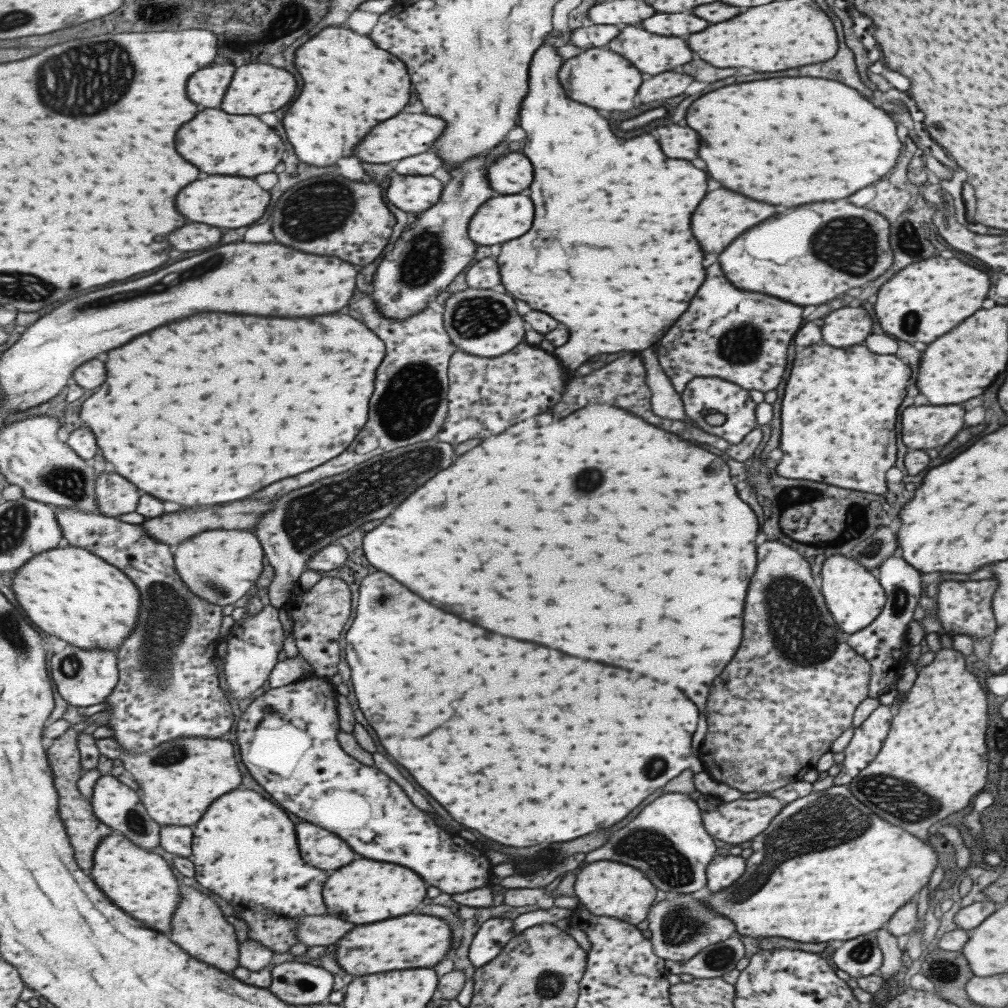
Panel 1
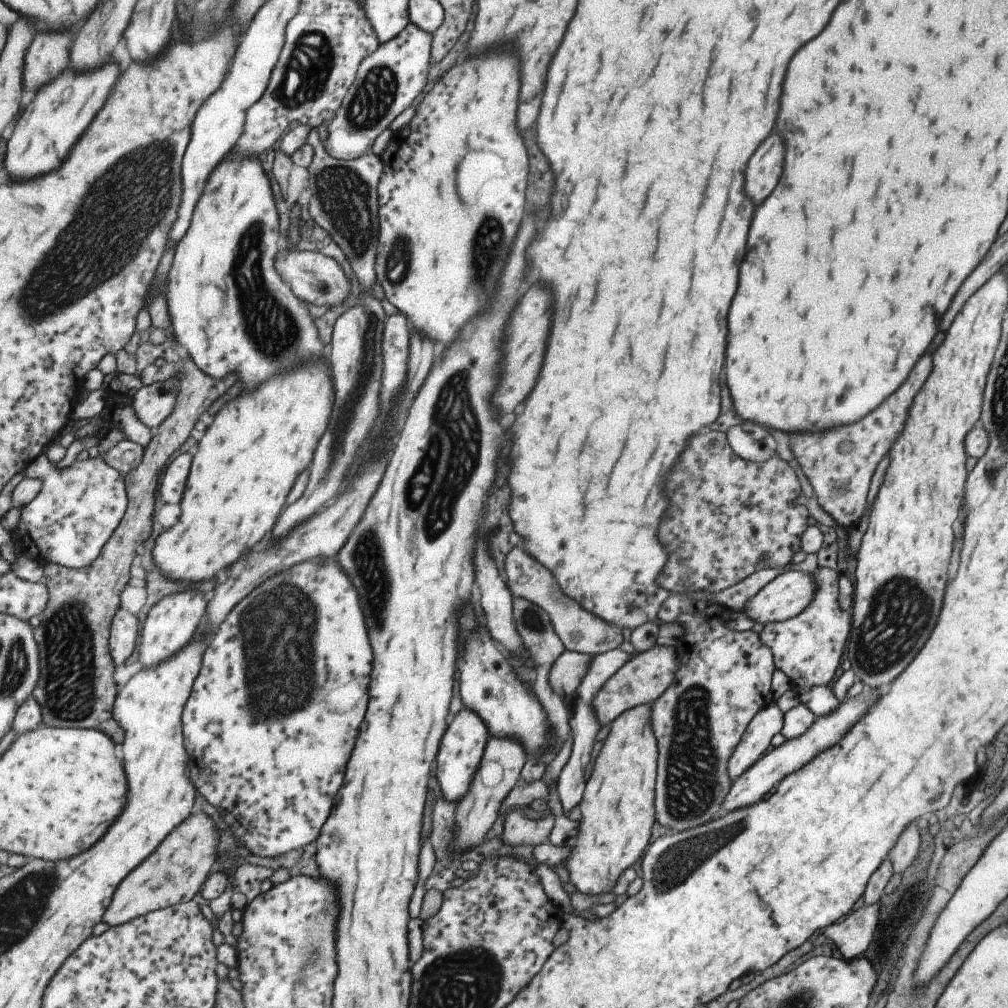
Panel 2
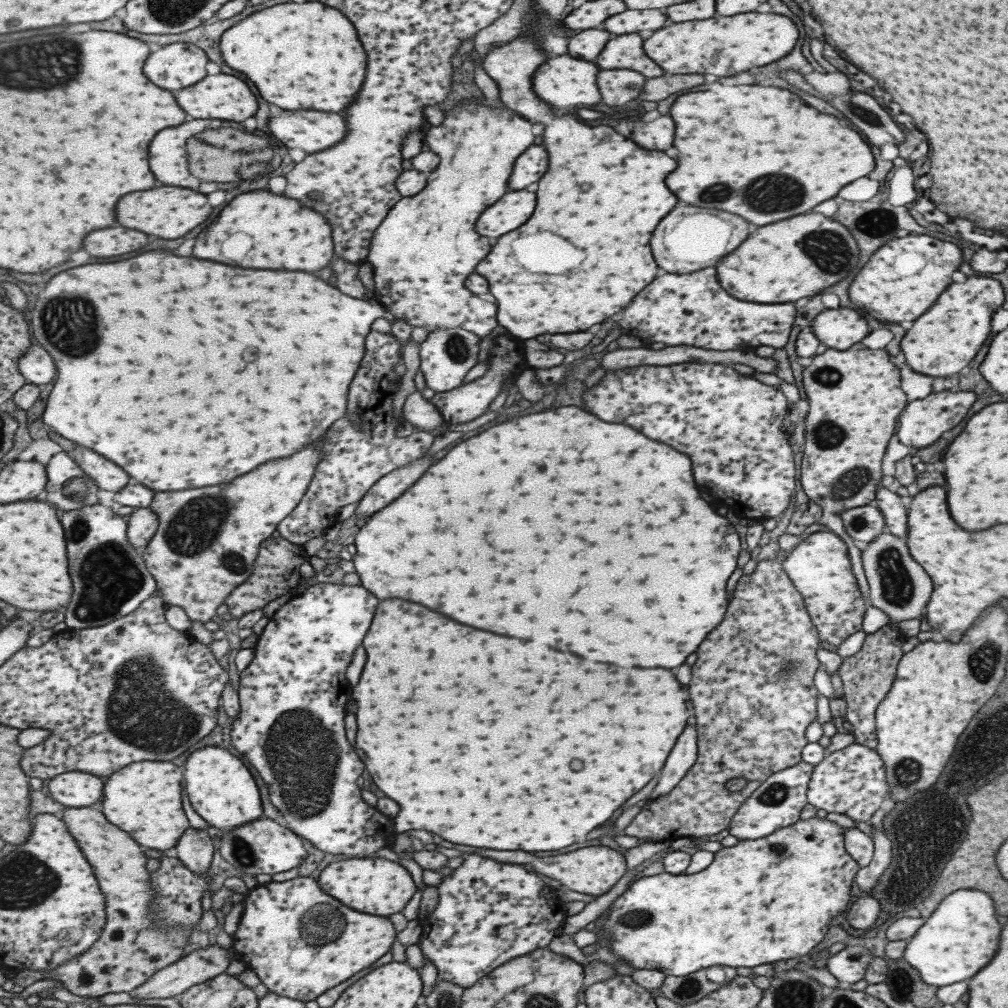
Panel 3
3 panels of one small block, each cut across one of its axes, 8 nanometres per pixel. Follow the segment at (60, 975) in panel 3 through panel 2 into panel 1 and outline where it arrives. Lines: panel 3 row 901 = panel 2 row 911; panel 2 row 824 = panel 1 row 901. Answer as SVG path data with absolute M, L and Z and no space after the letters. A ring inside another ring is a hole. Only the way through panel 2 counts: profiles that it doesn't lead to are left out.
M183 886L183 900L181 908L177 910L177 922L173 922L173 942L177 942L181 948L189 950L195 958L199 956L201 962L209 962L211 966L217 966L225 972L237 972L241 966L241 944L237 940L235 926L227 922L227 916L223 914L223 908L217 906L215 900L211 900L207 894L201 894L199 890L191 886Z

